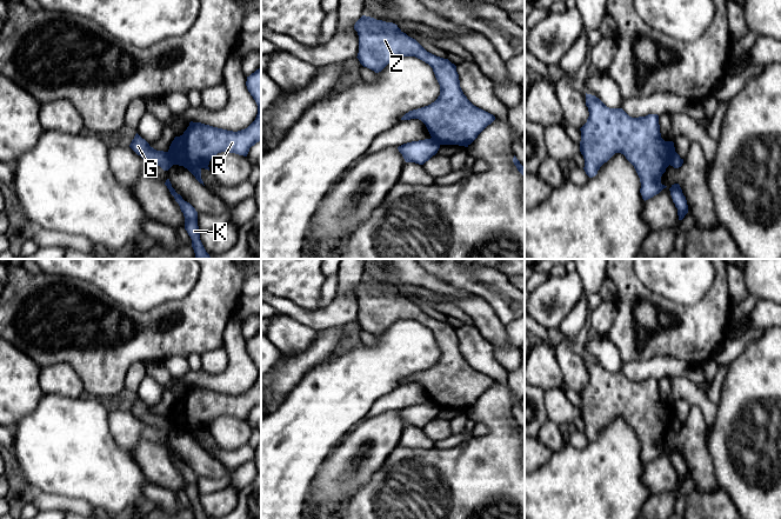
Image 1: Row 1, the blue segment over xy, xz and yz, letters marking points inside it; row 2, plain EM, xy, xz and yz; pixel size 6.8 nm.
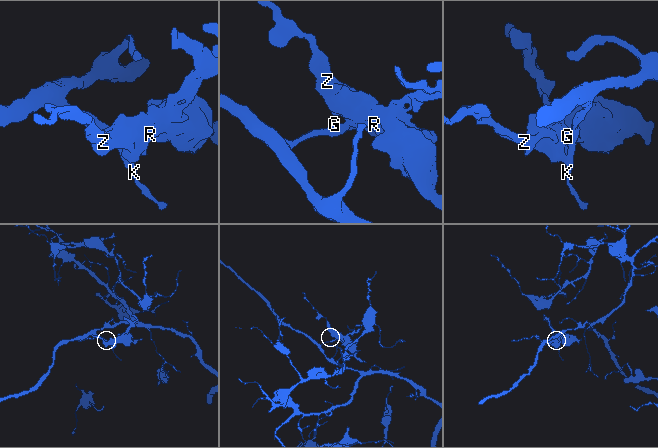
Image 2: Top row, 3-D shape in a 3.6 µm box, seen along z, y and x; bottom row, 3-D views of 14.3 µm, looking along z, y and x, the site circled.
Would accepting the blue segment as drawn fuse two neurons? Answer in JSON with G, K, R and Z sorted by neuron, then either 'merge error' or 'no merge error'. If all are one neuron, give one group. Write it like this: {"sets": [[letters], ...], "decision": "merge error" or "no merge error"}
{"sets": [["G", "K"], ["R", "Z"]], "decision": "merge error"}

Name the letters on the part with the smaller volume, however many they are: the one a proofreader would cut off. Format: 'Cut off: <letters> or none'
Cut off: R, Z

